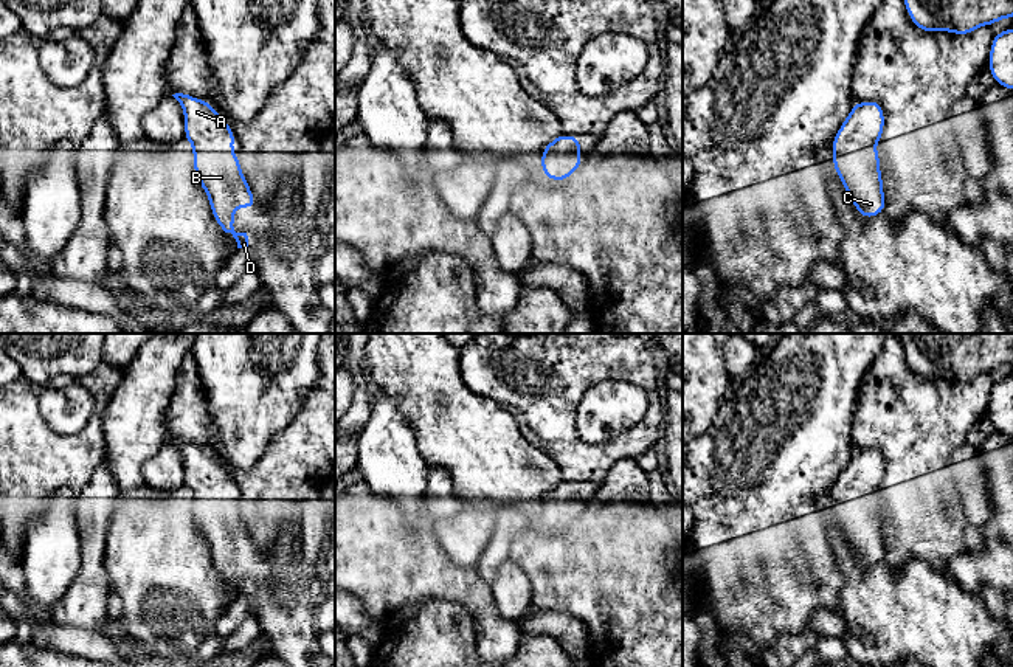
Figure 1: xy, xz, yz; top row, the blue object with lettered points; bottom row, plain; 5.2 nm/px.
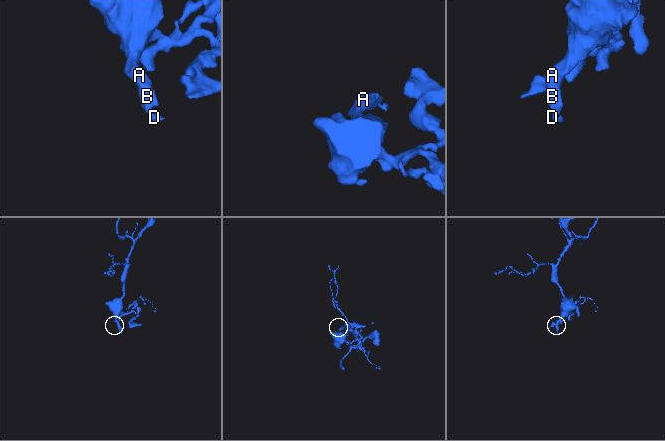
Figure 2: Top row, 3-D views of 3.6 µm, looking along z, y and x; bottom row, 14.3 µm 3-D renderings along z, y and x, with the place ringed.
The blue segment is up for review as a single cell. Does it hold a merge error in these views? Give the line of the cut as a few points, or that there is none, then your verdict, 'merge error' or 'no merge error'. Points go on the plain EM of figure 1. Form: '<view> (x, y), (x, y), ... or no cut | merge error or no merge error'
no cut | no merge error

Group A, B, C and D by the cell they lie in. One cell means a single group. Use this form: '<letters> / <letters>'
A B C D

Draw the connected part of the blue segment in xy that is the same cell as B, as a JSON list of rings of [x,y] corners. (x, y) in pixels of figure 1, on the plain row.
[[[172,442],[185,459],[185,486],[192,492],[194,521],[205,537],[214,568],[231,580],[237,596],[248,596],[247,580],[236,580],[234,555],[256,555],[258,551],[233,499],[236,482],[216,456],[199,445]]]

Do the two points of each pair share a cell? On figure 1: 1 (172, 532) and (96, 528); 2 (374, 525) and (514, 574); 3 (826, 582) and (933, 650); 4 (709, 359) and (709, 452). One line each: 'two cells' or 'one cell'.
1: two cells
2: two cells
3: two cells
4: two cells

